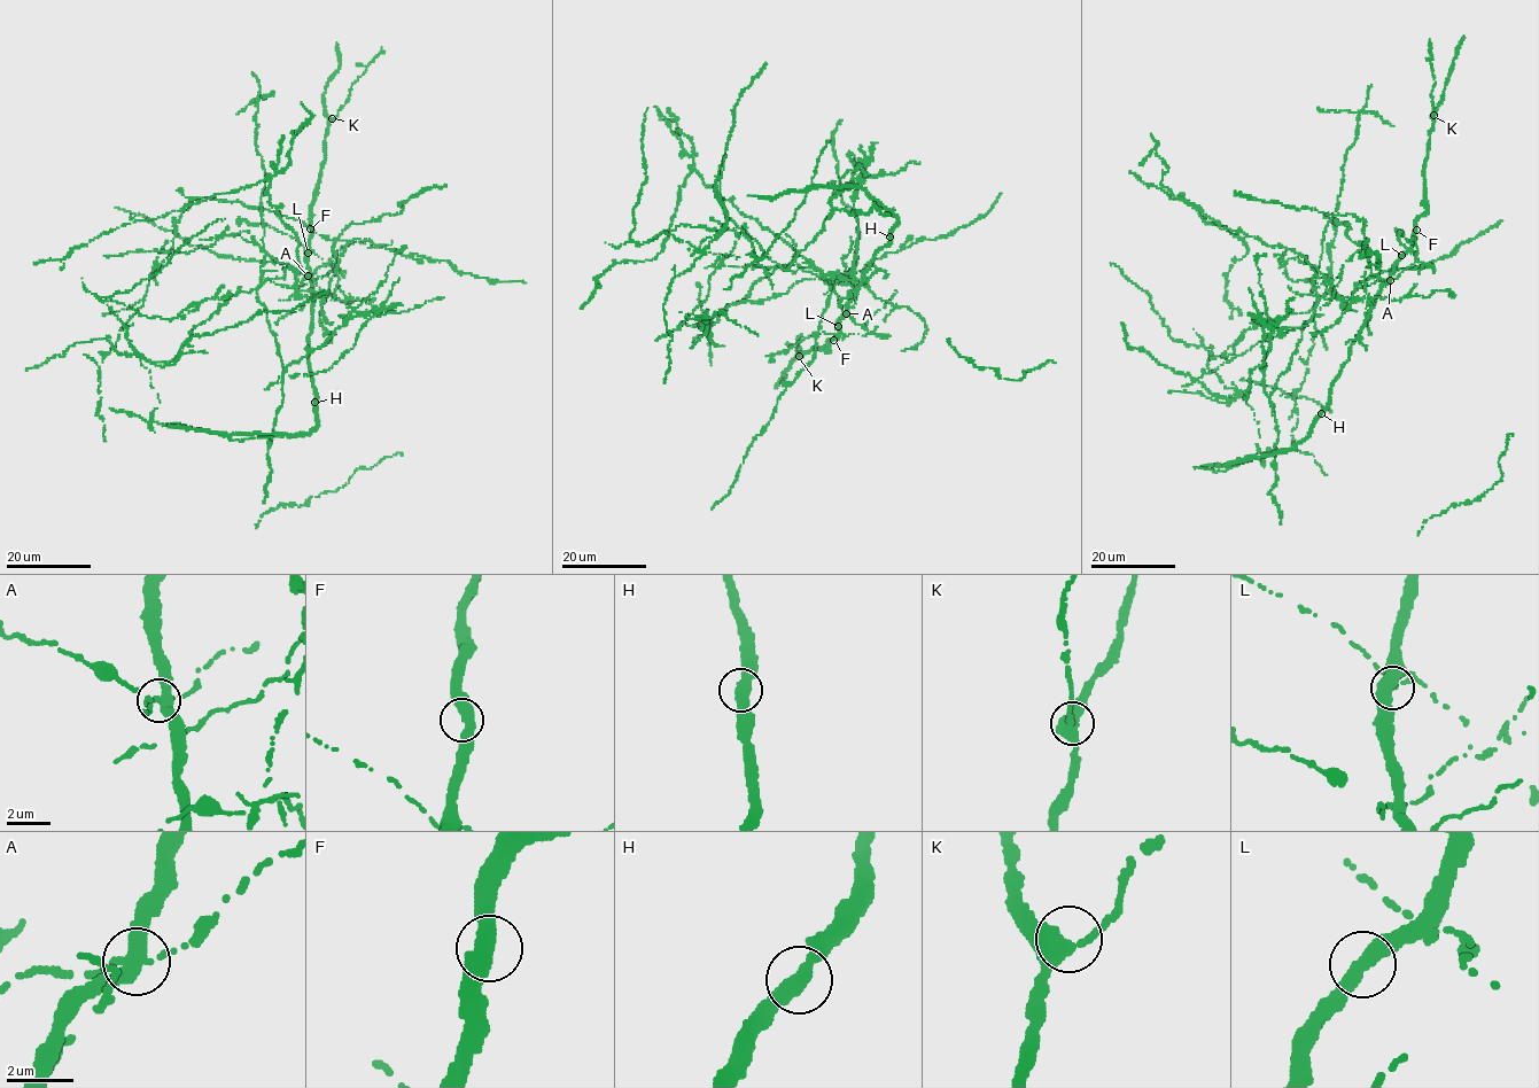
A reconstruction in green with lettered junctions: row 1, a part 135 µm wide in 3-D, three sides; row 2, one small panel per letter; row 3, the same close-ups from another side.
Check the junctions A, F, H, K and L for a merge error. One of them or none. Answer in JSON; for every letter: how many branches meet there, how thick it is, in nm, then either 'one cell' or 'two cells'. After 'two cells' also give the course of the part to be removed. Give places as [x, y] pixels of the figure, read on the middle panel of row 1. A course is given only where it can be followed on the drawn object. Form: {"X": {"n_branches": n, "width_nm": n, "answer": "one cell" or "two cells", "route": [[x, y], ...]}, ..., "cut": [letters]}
{"A": {"n_branches": 3, "width_nm": 360, "answer": "two cells", "route": [[846, 315], [852, 270], [782, 270], [745, 231], [635, 242], [721, 233], [735, 106], [766, 62]]}, "F": {"n_branches": 2, "width_nm": 400, "answer": "one cell"}, "H": {"n_branches": 2, "width_nm": 400, "answer": "one cell"}, "K": {"n_branches": 3, "width_nm": 380, "answer": "one cell"}, "L": {"n_branches": 2, "width_nm": 440, "answer": "one cell"}, "cut": ["A"]}

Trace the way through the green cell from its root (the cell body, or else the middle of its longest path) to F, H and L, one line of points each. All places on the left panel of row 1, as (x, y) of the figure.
F: (309, 290), (321, 290), (325, 295), (313, 294), (309, 278), (305, 258), (310, 228)
H: (309, 290), (321, 290), (325, 295), (313, 294), (309, 340), (308, 360), (315, 402)
L: (309, 290), (321, 290), (325, 295), (319, 296), (311, 290), (308, 253)

